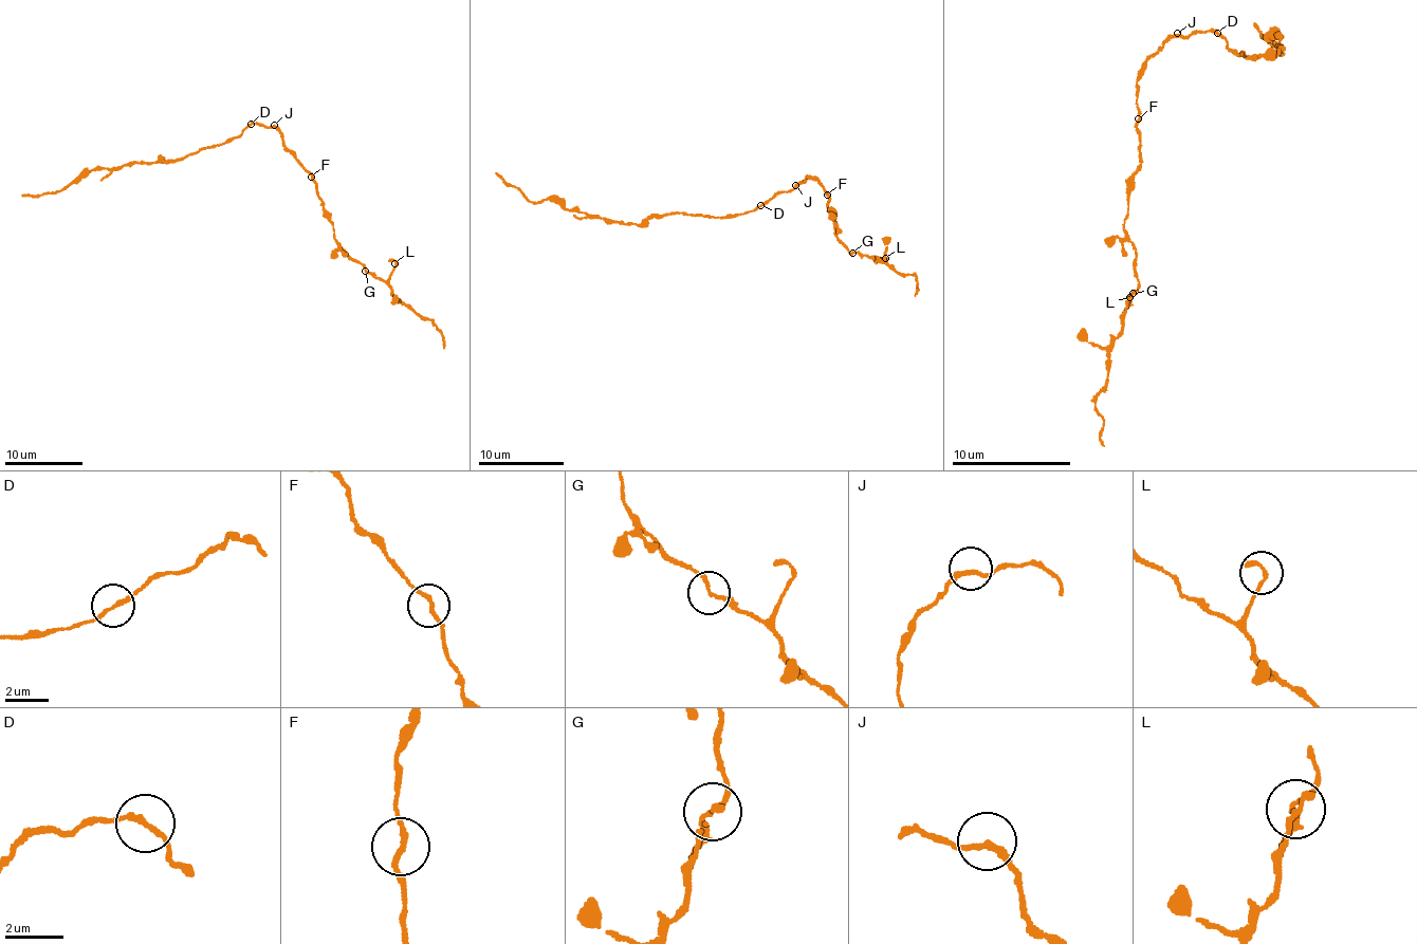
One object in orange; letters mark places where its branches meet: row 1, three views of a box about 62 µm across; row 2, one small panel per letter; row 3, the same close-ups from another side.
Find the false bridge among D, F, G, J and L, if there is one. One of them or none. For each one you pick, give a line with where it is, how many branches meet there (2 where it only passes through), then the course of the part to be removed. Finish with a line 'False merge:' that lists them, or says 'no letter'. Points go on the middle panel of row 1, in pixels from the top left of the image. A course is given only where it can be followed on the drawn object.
D: Place: (760, 205). Branches: 2. Course of the part to remove: (761, 205), (722, 216), (669, 213), (635, 224), (571, 210), (549, 200), (529, 200), (496, 172)
False merge: D

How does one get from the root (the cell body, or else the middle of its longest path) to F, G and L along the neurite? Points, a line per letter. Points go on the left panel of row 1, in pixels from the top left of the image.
F: (275, 127), (284, 145), (311, 177)
G: (275, 127), (284, 145), (315, 182), (315, 192), (324, 216), (333, 225), (337, 246), (365, 272)
L: (275, 127), (284, 145), (315, 182), (315, 192), (333, 225), (337, 246), (366, 272), (385, 281), (394, 263)

